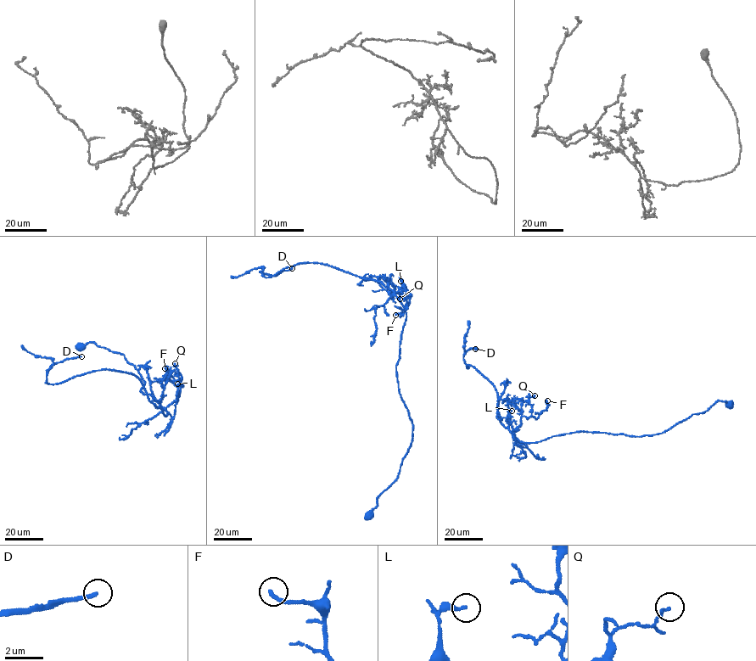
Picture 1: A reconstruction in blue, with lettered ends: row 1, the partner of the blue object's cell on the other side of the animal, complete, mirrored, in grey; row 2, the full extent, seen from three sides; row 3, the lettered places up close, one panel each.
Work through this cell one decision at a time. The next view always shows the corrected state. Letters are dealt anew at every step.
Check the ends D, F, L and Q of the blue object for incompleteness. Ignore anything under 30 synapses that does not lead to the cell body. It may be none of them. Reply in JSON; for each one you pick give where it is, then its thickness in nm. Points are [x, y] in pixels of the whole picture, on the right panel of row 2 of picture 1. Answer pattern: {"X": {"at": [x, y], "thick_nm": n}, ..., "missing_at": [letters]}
{"D": {"at": [475, 349], "thick_nm": 240}, "missing_at": ["D"]}

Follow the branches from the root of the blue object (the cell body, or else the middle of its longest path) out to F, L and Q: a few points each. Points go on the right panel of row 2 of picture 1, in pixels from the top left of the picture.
F: (728, 405), (716, 401), (651, 435), (583, 431), (521, 442), (512, 433), (521, 417), (537, 418), (547, 400)
L: (728, 405), (716, 401), (651, 435), (583, 431), (530, 443), (512, 433), (512, 411)
Q: (728, 405), (716, 401), (651, 435), (583, 431), (521, 442), (512, 433), (531, 416), (534, 395)

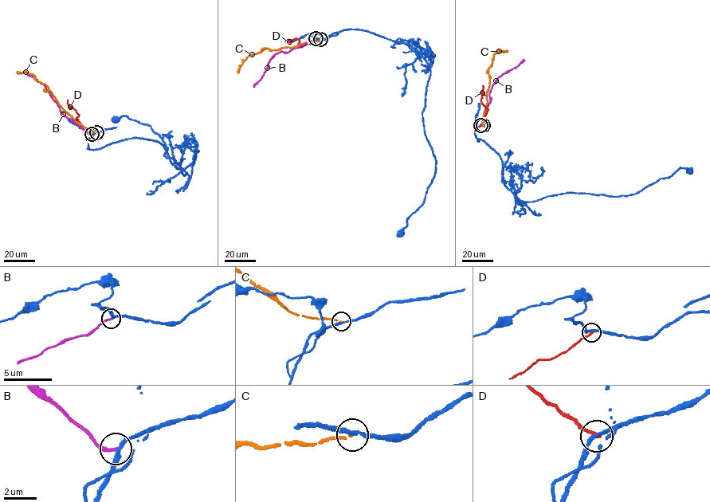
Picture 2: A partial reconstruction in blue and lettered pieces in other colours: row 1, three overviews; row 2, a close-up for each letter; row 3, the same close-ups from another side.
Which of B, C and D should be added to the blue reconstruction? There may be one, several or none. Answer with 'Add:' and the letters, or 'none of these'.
Add: none of these

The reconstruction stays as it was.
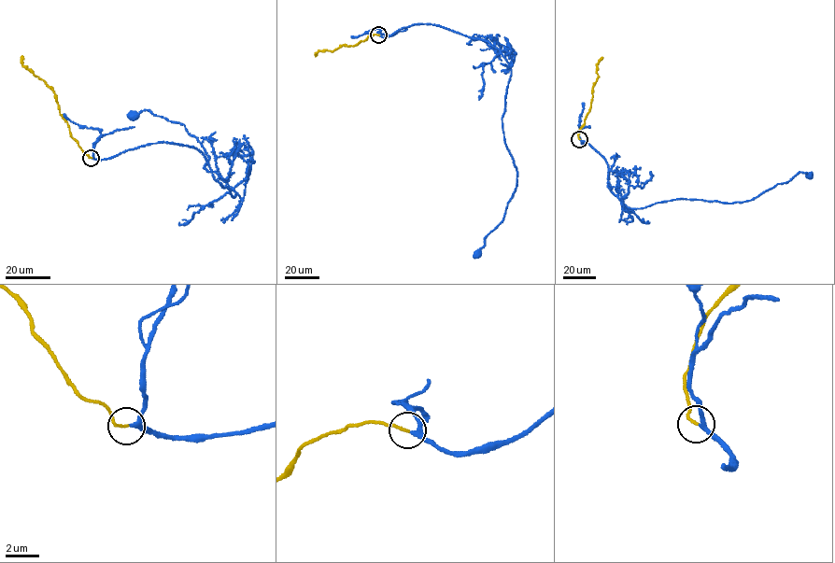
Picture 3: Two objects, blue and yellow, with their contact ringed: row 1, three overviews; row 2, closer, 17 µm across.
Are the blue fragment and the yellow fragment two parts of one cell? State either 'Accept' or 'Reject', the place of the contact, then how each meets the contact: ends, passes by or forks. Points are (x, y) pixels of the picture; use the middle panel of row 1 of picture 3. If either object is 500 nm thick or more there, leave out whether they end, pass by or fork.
Accept. Place: (378, 35). At the ring blue passes by. At the ring yellow ends

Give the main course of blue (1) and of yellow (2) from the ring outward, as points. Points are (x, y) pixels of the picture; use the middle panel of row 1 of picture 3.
1: (379, 35), (414, 24), (439, 25), (488, 41), (509, 64), (502, 128), (516, 187), (503, 219), (476, 253)
2: (378, 35), (370, 35), (353, 46), (343, 45), (332, 51), (323, 49), (316, 54)

